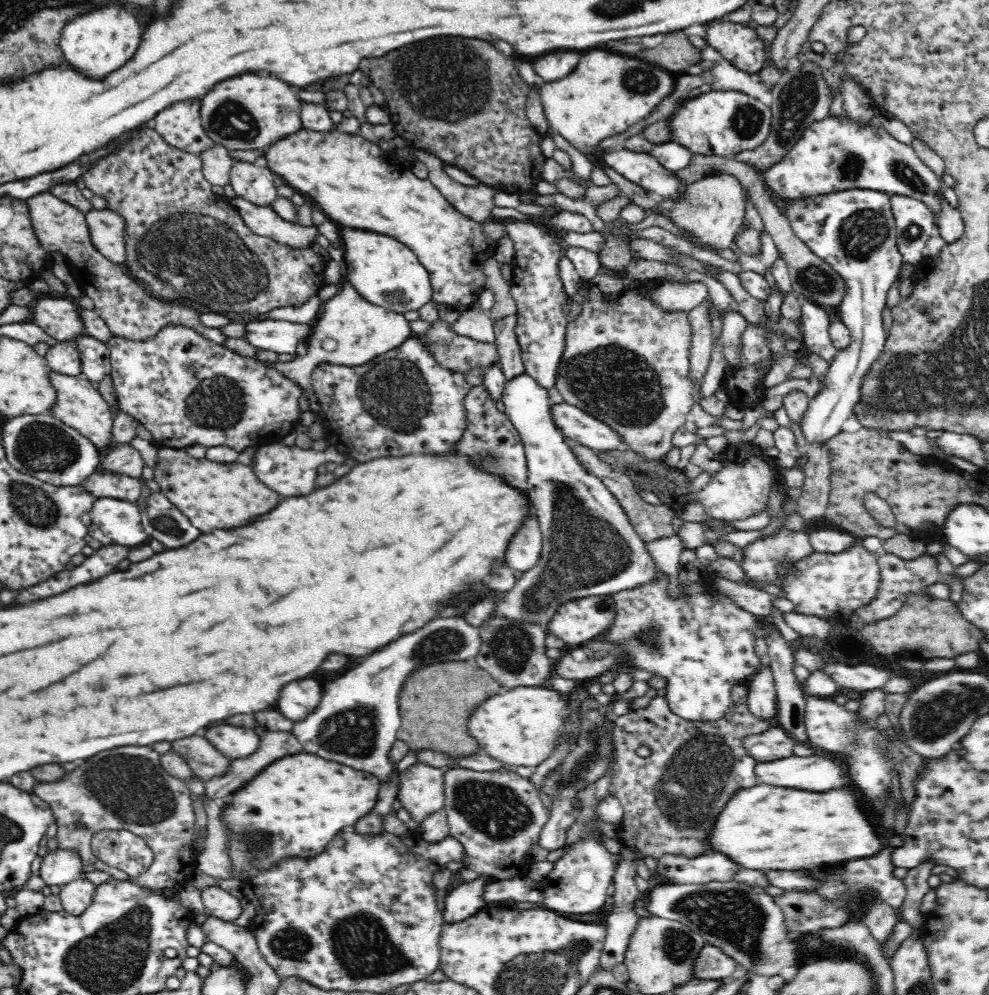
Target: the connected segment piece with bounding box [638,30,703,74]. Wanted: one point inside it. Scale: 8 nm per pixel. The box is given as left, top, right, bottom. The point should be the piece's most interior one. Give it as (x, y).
(676, 54)

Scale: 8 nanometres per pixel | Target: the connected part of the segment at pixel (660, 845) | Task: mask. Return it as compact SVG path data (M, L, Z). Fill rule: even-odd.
M745 684L734 686L730 710L716 722L686 722L669 709L665 697L655 696L643 711L628 711L618 716L613 724L617 761L609 791L619 797L623 807L623 819L618 828L619 842L636 843L644 856L653 856L657 860L665 854L696 856L706 850L706 836L726 800L737 790L759 783L754 772L757 761L743 749L741 740L748 735L762 734L774 725L770 719L756 716L750 711ZM642 746L651 750L650 756L636 755L636 750Z

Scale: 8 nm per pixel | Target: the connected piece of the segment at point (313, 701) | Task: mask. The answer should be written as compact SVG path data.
M298 680L298 682L286 684L286 688L282 688L282 694L278 696L276 708L284 718L296 723L314 712L321 698L322 686L320 686L320 682Z

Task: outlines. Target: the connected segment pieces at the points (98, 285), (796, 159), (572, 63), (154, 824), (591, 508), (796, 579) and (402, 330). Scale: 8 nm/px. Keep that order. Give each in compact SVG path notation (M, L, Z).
M44 192L25 200L31 220L31 227L46 252L60 251L74 272L75 281L83 294L94 299L94 311L106 323L114 336L130 340L146 340L154 336L164 326L183 326L193 330L214 344L222 345L226 337L220 329L200 324L196 307L188 307L178 302L166 302L150 295L146 287L130 277L120 263L112 262L102 256L93 246L84 212L70 206L58 197Z
M836 117L812 122L788 154L769 167L762 179L781 208L784 202L796 204L806 198L861 188L884 192L889 196L907 196L923 202L932 211L937 234L947 244L956 242L965 231L961 212L946 201L940 191L943 183L941 178L926 166L912 146L900 143L885 129L878 129L872 123L860 128L849 118L842 125Z
M558 52L558 54L544 56L536 62L532 60L532 67L534 67L534 73L544 83L552 83L568 76L576 68L578 60L580 60L580 54L576 52Z
M128 746L128 748L114 748L106 754L96 754L86 760L86 788L82 784L82 766L64 774L62 780L52 784L38 784L34 786L34 794L40 796L43 802L51 808L57 826L55 836L57 848L75 852L84 866L92 865L96 872L108 873L115 880L128 882L132 878L108 864L104 864L91 849L92 837L100 830L129 830L141 836L153 850L153 863L150 868L139 877L133 878L134 884L142 888L163 889L178 888L194 876L197 869L197 859L193 852L192 835L195 825L195 811L193 798L189 786L178 777L168 774L160 764L160 754L154 752L150 746Z
M524 372L505 382L501 400L507 417L516 427L525 446L528 481L534 485L530 501L542 532L542 556L536 565L523 572L522 579L510 591L500 592L500 604L494 611L511 619L542 623L546 627L558 607L570 600L616 595L616 592L652 582L655 572L660 569L646 553L646 543L634 533L626 513L602 479L590 474L570 451L566 437L554 424L551 415L553 403L548 397L548 390Z
M856 539L854 546L844 552L814 553L794 563L779 585L784 598L792 603L792 612L838 621L848 619L854 610L876 600L881 586L879 556L868 551L862 541Z
M340 280L337 293L321 305L312 330L307 340L307 353L297 355L287 362L259 360L268 367L275 368L290 380L297 382L303 390L311 384L311 372L317 364L327 362L346 366L366 364L370 360L386 354L389 350L414 336L408 320L402 313L386 310L380 305L364 300L354 285L347 280Z

